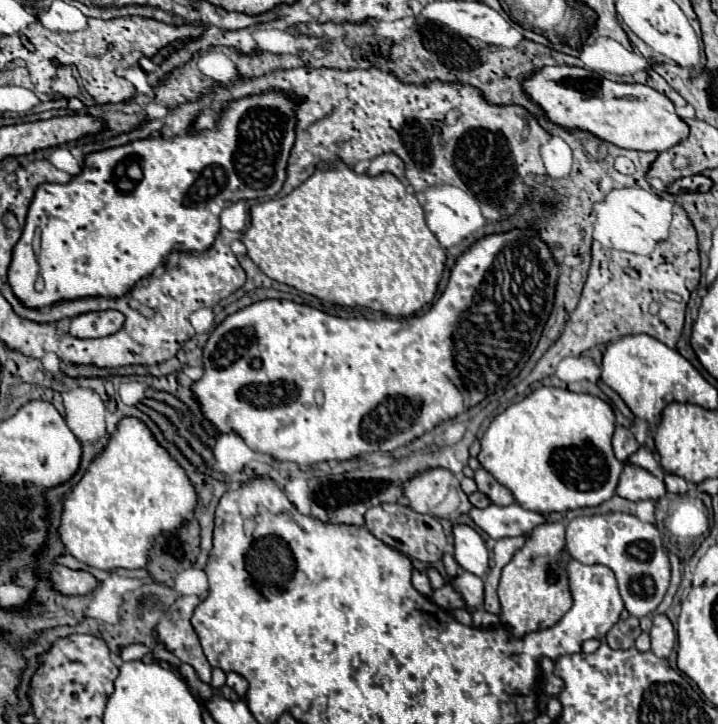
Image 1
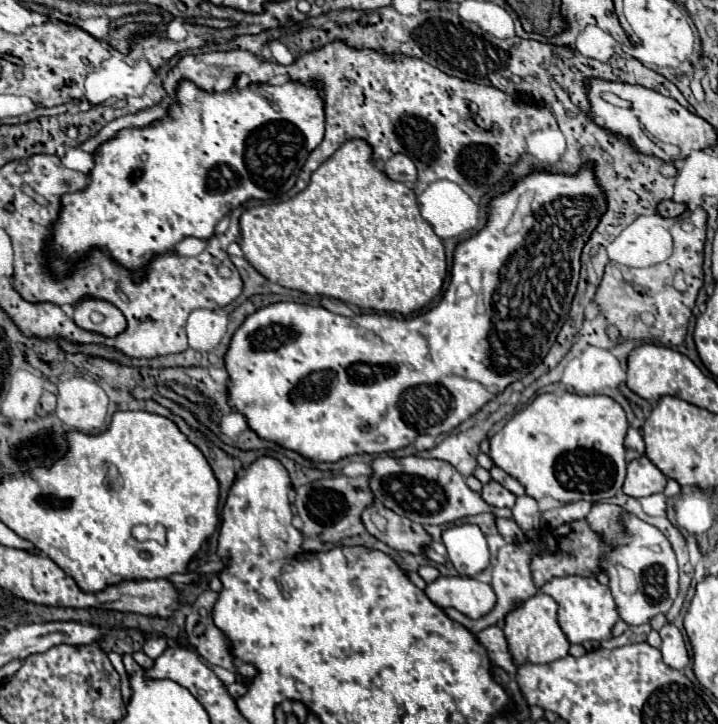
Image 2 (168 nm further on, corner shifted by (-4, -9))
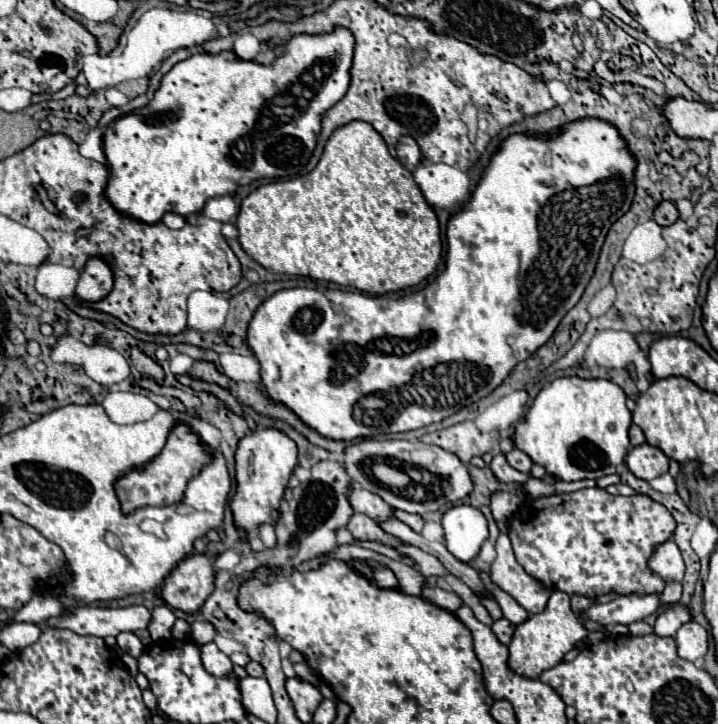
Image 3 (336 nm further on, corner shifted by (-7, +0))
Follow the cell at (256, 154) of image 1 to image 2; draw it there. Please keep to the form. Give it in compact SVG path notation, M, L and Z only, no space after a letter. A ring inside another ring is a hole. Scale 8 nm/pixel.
M181 82L179 90L177 90L177 104L173 104L169 108L173 122L153 122L147 128L131 128L131 130L121 130L115 138L111 138L109 142L101 144L95 154L93 154L93 170L89 174L89 184L85 190L73 192L73 194L65 194L61 196L61 210L57 220L51 226L51 234L47 238L45 244L45 268L53 278L65 278L71 276L75 266L79 262L83 262L95 248L103 250L105 254L111 256L111 260L115 260L119 266L123 266L135 282L141 282L145 278L145 266L149 264L151 258L161 256L171 252L183 238L193 236L199 240L209 240L215 234L215 226L217 222L227 216L229 212L225 212L225 204L229 206L239 206L247 200L263 200L263 202L271 202L281 198L281 194L287 194L299 176L299 170L303 168L309 152L323 140L323 130L325 130L325 114L323 114L323 100L319 98L319 92L311 86L303 86L299 82L287 82L283 86L271 86L271 92L261 92L259 88L243 88L243 90L227 90L223 94L207 94L203 90L199 90L195 84L191 82Z

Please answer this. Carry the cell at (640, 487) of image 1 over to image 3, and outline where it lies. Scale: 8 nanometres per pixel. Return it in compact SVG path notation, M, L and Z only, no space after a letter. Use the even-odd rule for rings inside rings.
M642 443L628 453L626 465L636 477L650 481L668 471L668 457L658 447Z

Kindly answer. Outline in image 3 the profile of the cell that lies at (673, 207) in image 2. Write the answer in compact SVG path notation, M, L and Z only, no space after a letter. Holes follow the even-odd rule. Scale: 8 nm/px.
M662 201L656 211L654 211L654 221L660 225L660 227L668 227L672 225L674 221L678 219L678 209L674 207L674 203L670 201Z

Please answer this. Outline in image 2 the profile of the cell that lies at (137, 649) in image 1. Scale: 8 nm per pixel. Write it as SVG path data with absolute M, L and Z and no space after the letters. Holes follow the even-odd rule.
M159 636L159 638L149 638L147 642L145 642L145 646L143 646L143 652L149 656L149 658L159 658L159 654L163 654L163 650L167 648L167 640L163 638L163 636Z

